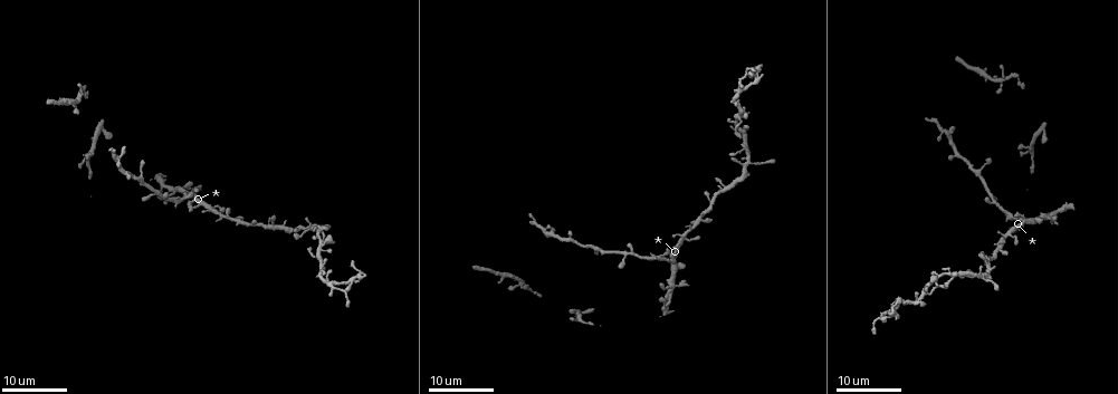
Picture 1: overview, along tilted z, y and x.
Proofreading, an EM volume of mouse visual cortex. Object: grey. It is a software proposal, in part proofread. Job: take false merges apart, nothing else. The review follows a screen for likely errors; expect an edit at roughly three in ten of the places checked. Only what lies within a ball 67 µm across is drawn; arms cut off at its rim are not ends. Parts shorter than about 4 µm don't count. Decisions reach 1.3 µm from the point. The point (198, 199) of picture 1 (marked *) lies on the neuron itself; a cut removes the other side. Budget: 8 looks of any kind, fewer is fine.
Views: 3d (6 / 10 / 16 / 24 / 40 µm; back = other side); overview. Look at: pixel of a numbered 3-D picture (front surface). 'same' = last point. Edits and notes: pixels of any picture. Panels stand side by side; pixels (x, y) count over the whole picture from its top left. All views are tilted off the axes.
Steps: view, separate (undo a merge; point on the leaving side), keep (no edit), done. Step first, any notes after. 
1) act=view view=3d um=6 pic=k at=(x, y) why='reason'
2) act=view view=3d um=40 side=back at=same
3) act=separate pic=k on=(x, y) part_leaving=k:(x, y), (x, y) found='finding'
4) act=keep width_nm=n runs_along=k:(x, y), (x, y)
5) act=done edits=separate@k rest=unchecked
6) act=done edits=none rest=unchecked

act=view view=3d um=16 pic=1 at=(183, 199) why='two arms in line, one across'

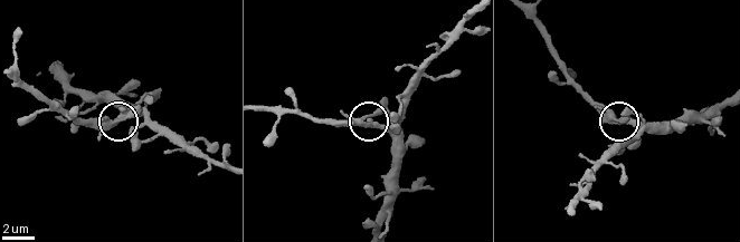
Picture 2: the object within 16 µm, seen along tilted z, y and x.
act=view view=3d um=6 pic=2 at=(366, 123)

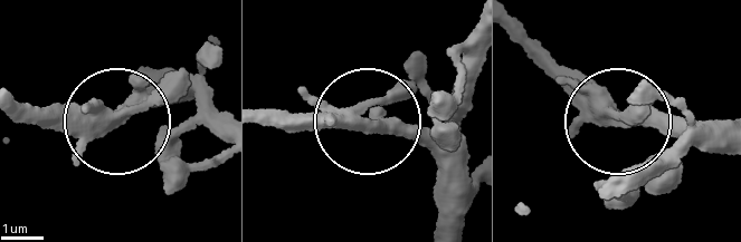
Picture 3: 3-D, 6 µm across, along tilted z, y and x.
act=keep arms=3 found='continuous, no second neuron'

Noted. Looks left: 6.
act=view view=3d um=16 pic=1 at=(625, 257)

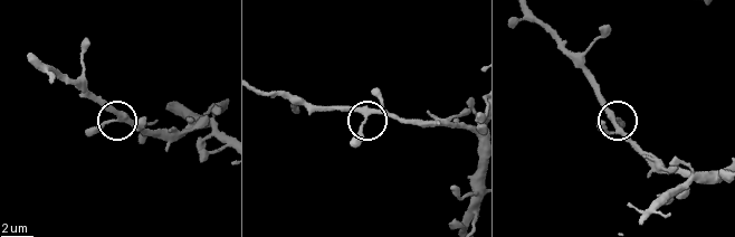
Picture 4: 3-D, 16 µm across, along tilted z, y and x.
act=view view=3d um=6 pic=4 at=(613, 117)

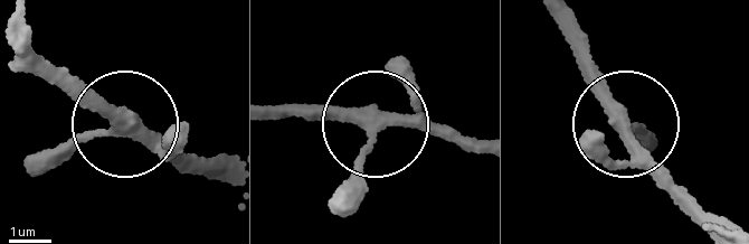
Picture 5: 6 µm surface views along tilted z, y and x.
act=keep side_arm_um=12 runs_along=5:(480, 150), (419, 127), (379, 129), (351, 206) found='continuous, no second neuron'

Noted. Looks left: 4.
act=view view=3d um=24 pic=1 at=(140, 177) why='three arms meet'

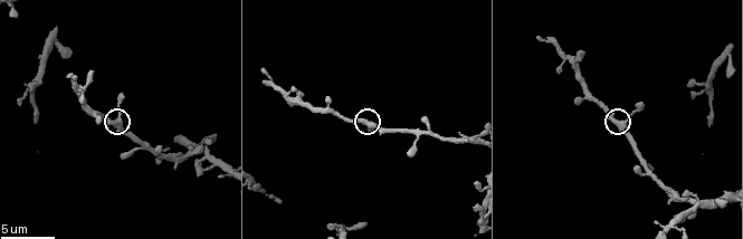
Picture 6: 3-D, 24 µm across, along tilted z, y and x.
act=view view=3d um=10 pic=6 at=(371, 125)

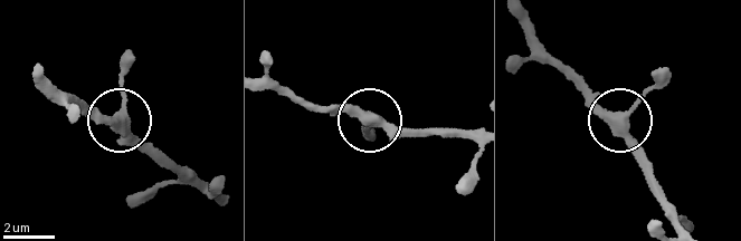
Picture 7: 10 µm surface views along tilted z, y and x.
act=keep runs_along=7:(678, 225), (624, 118), (628, 106), (667, 80) found='one neuron here'

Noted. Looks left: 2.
act=view view=3d um=24 pic=1 at=(980, 278) why='thin arm on a thick one'

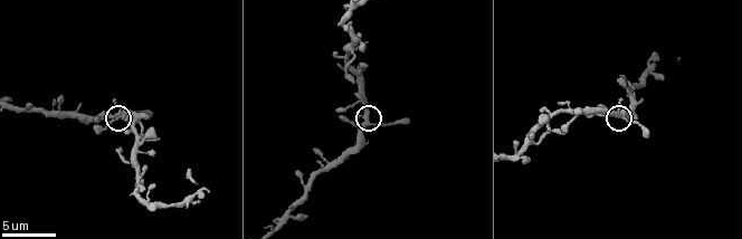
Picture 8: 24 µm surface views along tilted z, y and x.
act=view view=3d um=6 pic=8 at=(368, 121)

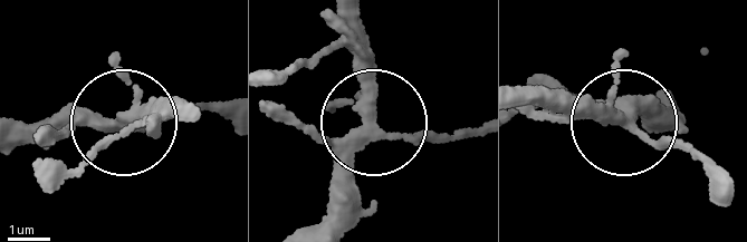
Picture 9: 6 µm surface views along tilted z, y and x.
act=keep width_nm=260 runs_along=9:(22, 126), (141, 131), (214, 102) found='continuous, no second neuron'

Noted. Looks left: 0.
act=done edits=none rest=unchecked

